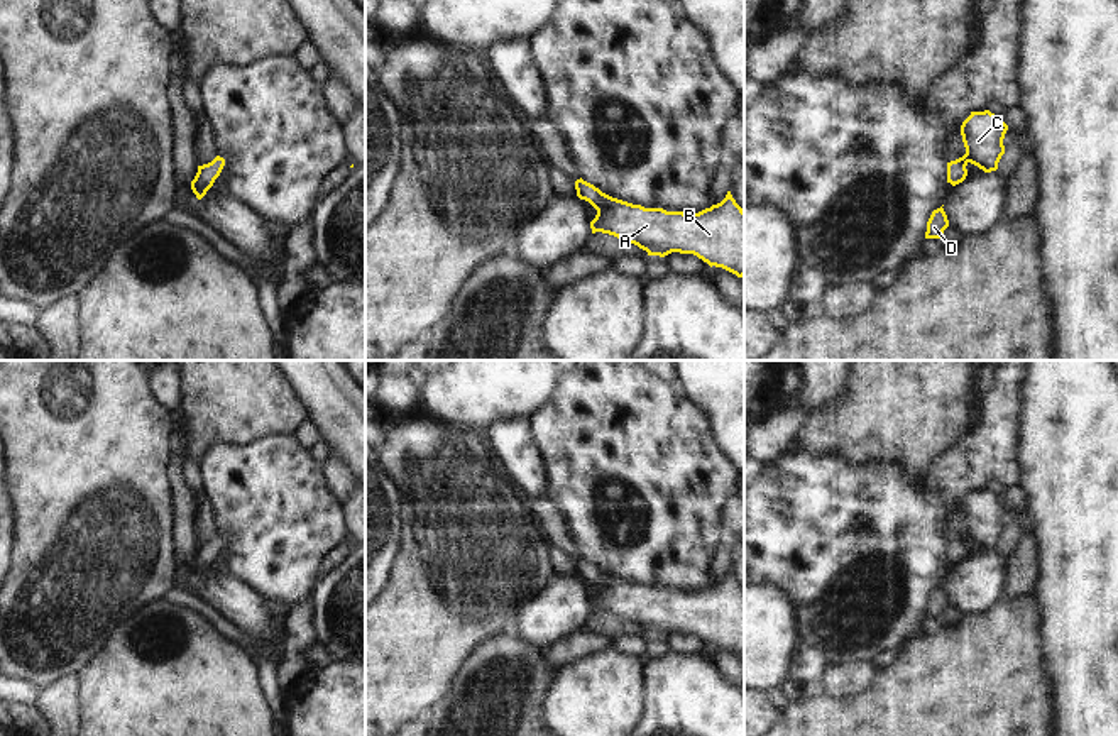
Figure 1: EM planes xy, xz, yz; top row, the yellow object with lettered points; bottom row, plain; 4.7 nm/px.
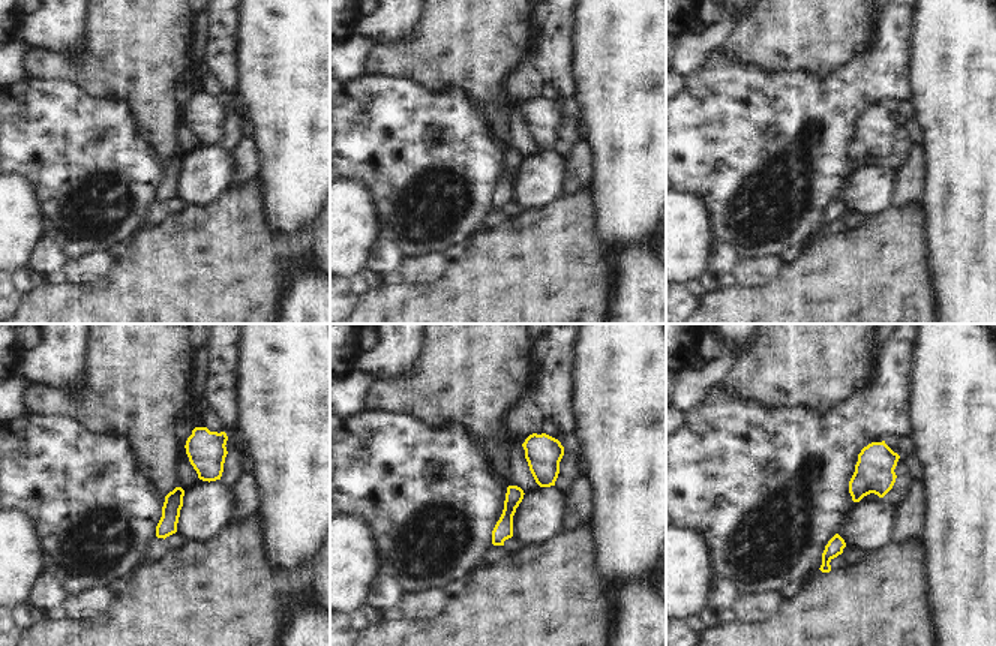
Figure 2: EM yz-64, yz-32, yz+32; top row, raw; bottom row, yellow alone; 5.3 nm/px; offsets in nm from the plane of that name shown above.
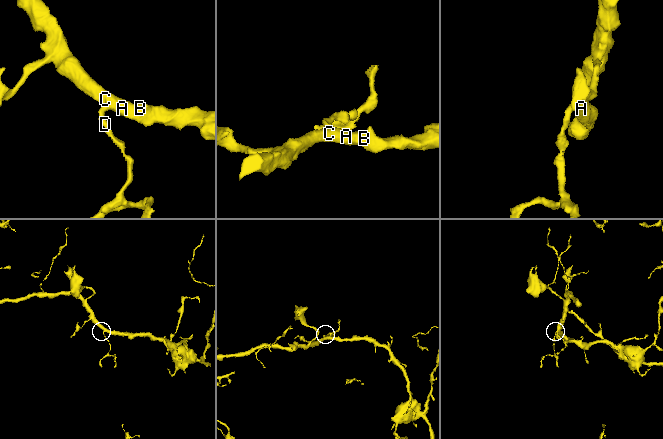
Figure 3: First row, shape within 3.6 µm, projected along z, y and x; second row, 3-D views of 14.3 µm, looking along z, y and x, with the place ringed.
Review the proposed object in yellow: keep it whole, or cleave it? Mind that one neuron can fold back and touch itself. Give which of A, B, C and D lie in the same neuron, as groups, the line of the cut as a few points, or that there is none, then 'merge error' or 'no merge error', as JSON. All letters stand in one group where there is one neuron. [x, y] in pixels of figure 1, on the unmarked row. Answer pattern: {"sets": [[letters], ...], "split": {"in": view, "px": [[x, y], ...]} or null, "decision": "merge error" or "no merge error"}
{"sets": [["A", "B", "C", "D"]], "split": null, "decision": "no merge error"}

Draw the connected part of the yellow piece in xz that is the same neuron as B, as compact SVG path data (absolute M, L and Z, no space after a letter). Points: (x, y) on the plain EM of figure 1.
M582 557L575 560L575 568L580 579L597 589L590 601L592 612L614 614L638 624L648 634L693 633L710 646L744 655L744 589L731 570L710 587L683 592L612 577Z

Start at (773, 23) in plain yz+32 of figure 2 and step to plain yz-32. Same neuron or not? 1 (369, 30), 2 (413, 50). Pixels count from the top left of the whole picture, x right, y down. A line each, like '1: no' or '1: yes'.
1: no
2: yes

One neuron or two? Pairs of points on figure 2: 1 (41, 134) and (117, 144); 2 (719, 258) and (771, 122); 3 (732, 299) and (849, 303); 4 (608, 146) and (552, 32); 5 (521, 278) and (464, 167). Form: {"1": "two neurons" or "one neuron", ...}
{"1": "one neuron", "2": "two neurons", "3": "one neuron", "4": "two neurons", "5": "two neurons"}

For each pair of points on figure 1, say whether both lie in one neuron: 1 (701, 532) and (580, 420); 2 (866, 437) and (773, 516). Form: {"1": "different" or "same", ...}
{"1": "same", "2": "different"}

